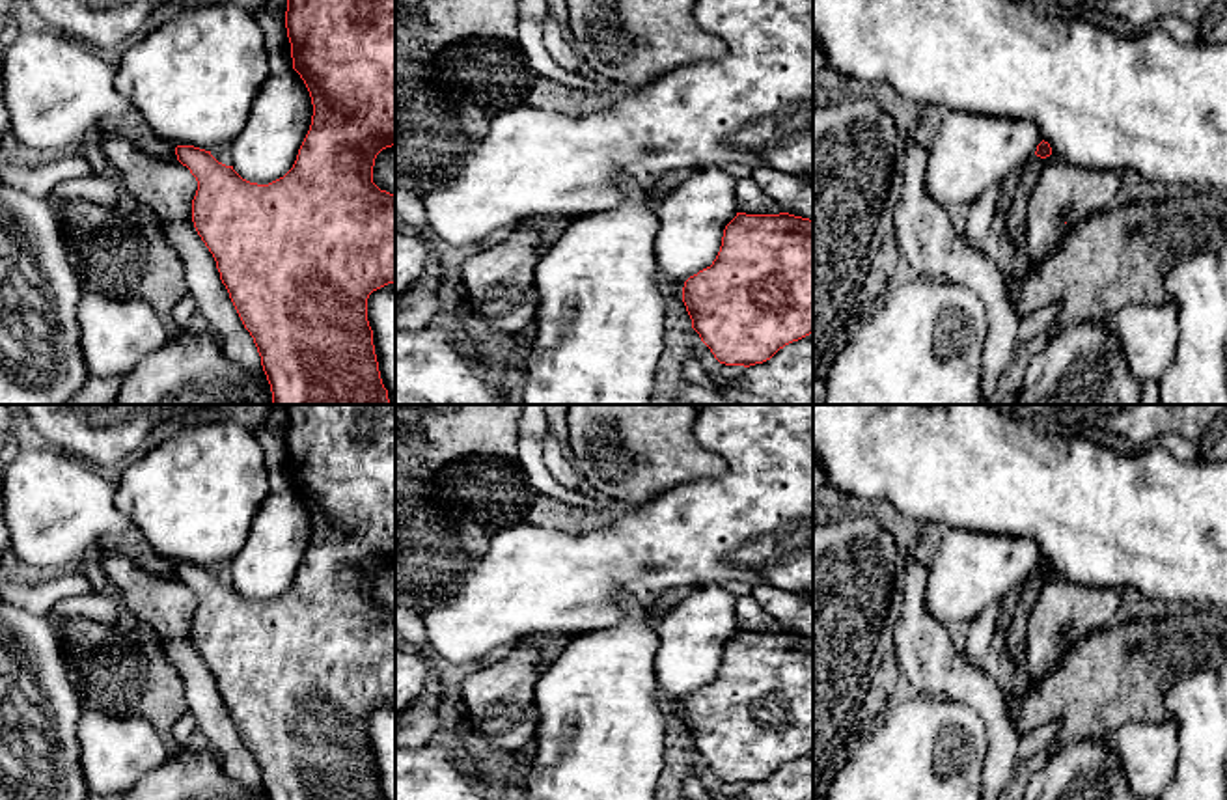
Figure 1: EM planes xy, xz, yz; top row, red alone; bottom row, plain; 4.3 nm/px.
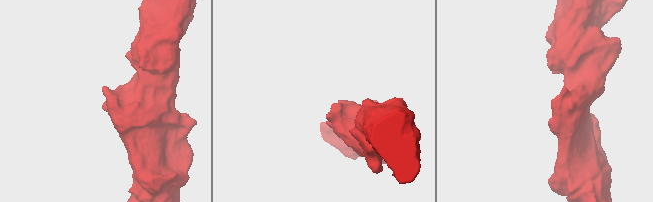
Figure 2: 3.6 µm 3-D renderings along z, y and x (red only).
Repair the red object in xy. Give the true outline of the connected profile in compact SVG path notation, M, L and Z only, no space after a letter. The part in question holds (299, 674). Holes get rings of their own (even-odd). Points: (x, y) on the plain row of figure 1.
M285 405L287 429L285 446L291 461L293 487L304 498L313 533L310 548L298 567L293 586L269 602L242 597L233 584L218 580L211 569L194 563L177 563L177 578L190 587L198 599L192 617L192 640L213 671L220 697L229 716L254 755L261 783L269 800L382 800L373 763L373 748L367 738L367 716L373 709L395 699L395 614L373 600L377 572L395 565L395 405Z

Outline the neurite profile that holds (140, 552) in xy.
M142 537L131 539L125 550L129 558L149 574L166 580L177 576L175 563L157 554L145 539Z

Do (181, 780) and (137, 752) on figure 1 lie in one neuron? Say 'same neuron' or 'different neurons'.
same neuron

